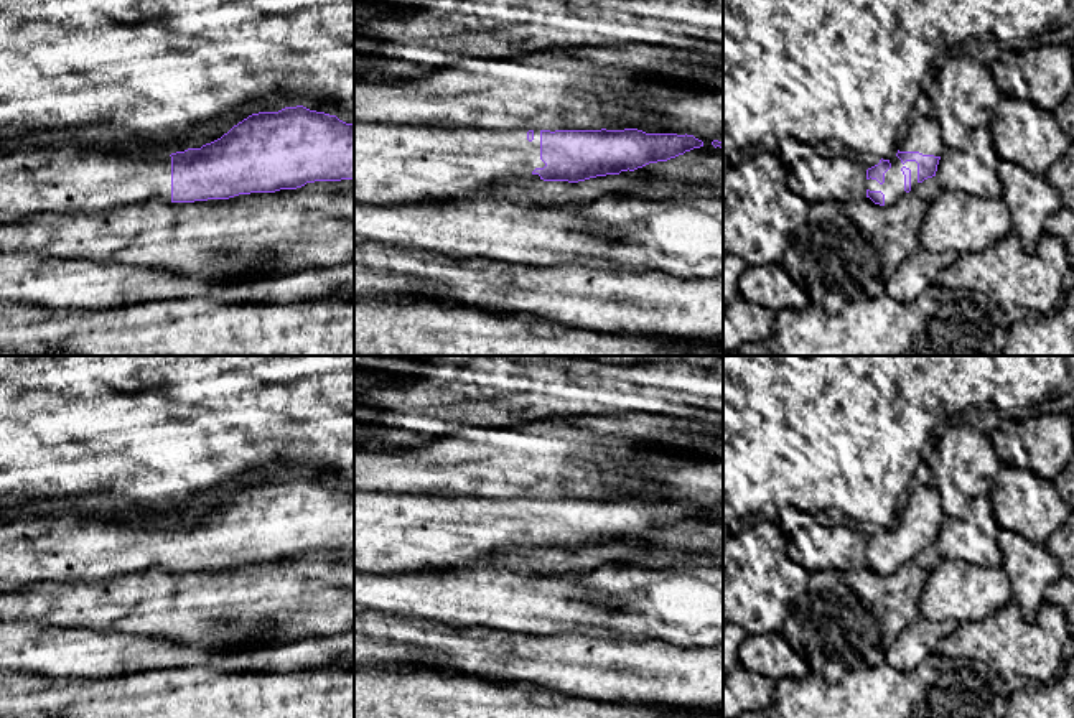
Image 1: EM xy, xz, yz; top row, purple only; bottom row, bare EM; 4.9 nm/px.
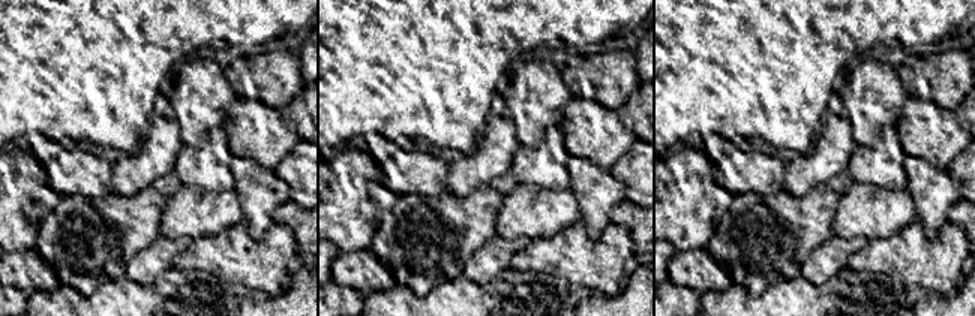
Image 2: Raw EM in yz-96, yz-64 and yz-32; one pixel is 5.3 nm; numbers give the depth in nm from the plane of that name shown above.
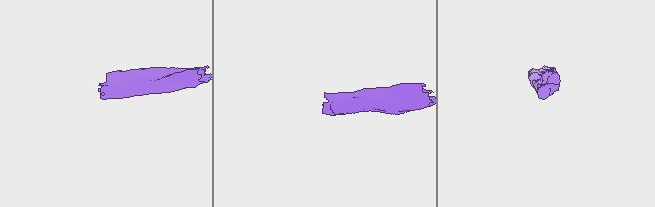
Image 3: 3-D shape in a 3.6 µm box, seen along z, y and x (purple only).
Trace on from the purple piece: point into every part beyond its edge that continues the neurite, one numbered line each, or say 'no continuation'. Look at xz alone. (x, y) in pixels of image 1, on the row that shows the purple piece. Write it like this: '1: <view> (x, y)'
1: xz (394, 165)

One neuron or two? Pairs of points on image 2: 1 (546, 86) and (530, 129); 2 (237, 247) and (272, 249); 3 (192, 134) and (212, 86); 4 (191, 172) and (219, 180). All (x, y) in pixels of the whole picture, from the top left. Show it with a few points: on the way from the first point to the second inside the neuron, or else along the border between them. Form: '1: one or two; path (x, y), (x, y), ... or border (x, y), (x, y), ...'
1: one; path (531, 86), (527, 86), (516, 96), (518, 114)
2: one; path (246, 246), (263, 246)
3: one; path (182, 117), (179, 98), (191, 86), (195, 86)
4: one; path (198, 172), (212, 175)

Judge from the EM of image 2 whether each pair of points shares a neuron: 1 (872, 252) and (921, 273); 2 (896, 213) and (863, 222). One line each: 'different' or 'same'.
1: same
2: same

